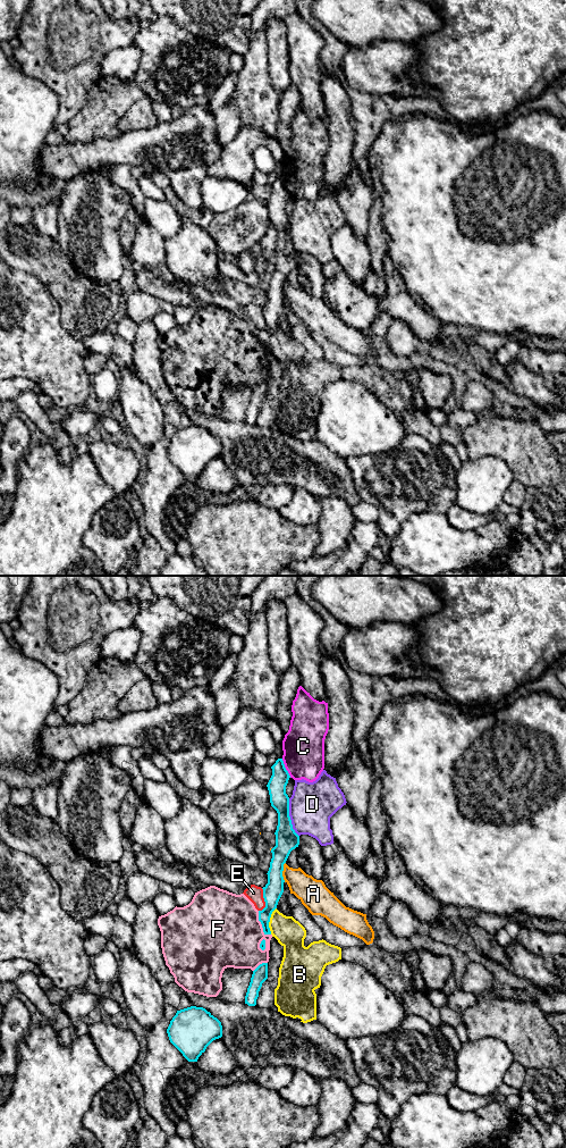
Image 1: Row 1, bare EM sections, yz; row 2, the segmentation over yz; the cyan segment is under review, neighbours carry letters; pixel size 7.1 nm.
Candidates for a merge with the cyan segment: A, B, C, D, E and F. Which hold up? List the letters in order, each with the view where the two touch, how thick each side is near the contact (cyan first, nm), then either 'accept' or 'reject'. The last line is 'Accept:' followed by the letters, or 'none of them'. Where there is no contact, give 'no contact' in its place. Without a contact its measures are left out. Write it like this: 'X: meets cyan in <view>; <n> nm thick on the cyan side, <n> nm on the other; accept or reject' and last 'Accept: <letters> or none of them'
A: meets cyan in yz; 160 nm thick on the cyan side, 190 nm on the other; reject
B: meets cyan in yz; 140 nm thick on the cyan side, 200 nm on the other; reject
C: meets cyan in yz; 140 nm thick on the cyan side, 300 nm on the other; reject
D: meets cyan in yz; 160 nm thick on the cyan side, 320 nm on the other; reject
E: meets cyan in yz; 140 nm thick on the cyan side, 110 nm on the other; reject
F: meets cyan in yz; 140 nm thick on the cyan side, 480 nm on the other; reject
Accept: none of them

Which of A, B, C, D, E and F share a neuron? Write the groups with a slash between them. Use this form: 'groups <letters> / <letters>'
groups A / B E / C / D / F

